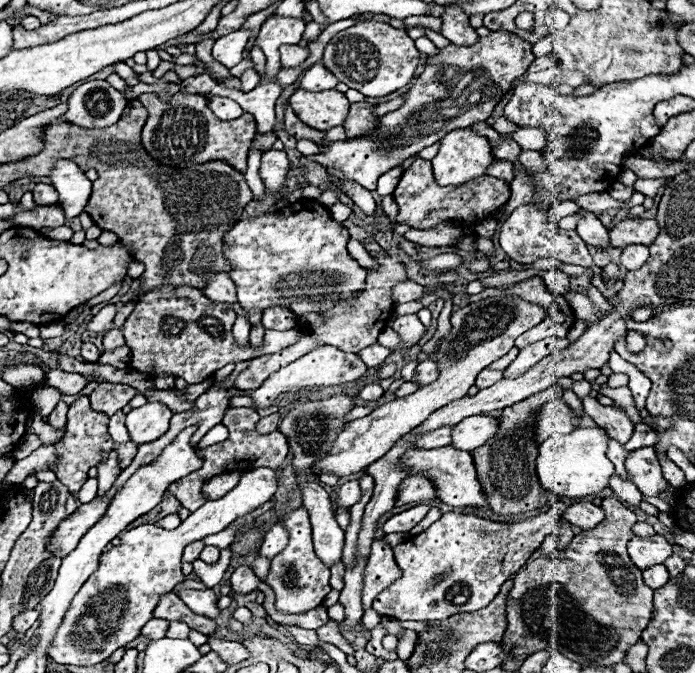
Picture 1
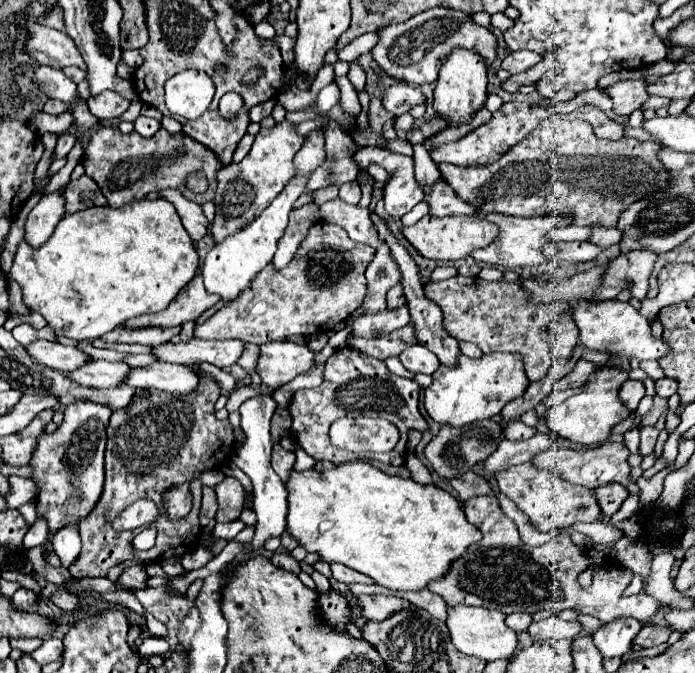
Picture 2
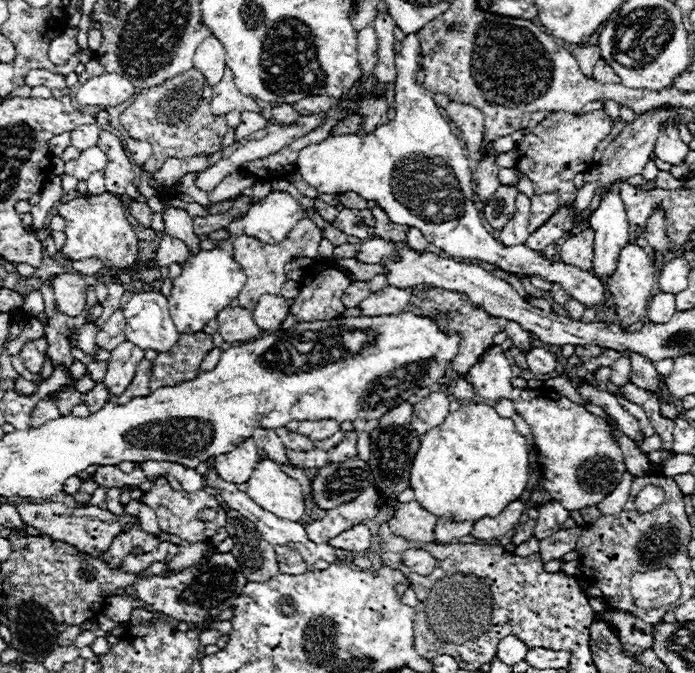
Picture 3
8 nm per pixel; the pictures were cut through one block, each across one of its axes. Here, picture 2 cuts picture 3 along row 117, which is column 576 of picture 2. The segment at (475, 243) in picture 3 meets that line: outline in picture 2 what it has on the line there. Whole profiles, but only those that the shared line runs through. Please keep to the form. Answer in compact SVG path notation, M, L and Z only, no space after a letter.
M600 366L592 374L592 380L586 384L584 392L578 396L572 396L564 400L562 404L548 410L546 420L552 428L552 432L560 438L568 438L582 446L596 446L602 440L610 436L610 430L614 424L622 422L630 412L624 408L624 404L618 398L618 388L628 380L628 374L622 370L612 370L608 366Z

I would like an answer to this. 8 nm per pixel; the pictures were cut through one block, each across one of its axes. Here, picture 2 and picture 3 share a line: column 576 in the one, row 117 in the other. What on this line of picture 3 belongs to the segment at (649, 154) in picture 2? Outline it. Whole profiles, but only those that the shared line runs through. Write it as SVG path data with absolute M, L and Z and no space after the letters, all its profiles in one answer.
M188 70L170 78L168 82L152 88L144 88L134 104L120 114L120 124L128 136L136 140L146 140L152 144L152 156L142 166L144 172L158 172L168 158L190 158L198 154L214 154L220 150L220 142L228 132L226 116L216 116L210 112L212 86L196 70Z

